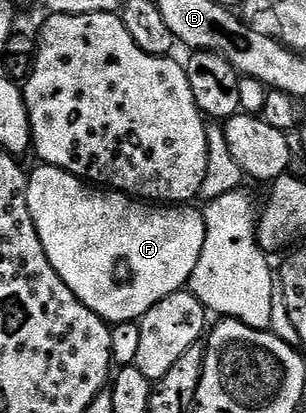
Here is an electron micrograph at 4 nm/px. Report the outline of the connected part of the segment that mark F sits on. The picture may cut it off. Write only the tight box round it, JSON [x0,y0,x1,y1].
[27,165,205,323]

